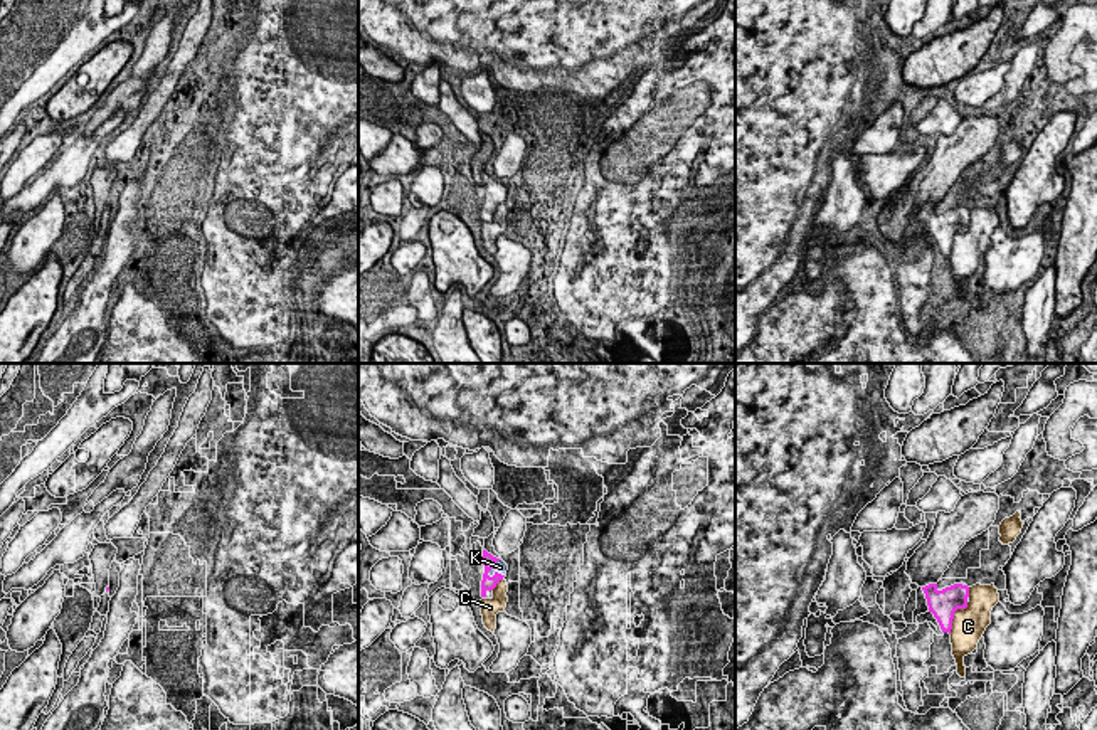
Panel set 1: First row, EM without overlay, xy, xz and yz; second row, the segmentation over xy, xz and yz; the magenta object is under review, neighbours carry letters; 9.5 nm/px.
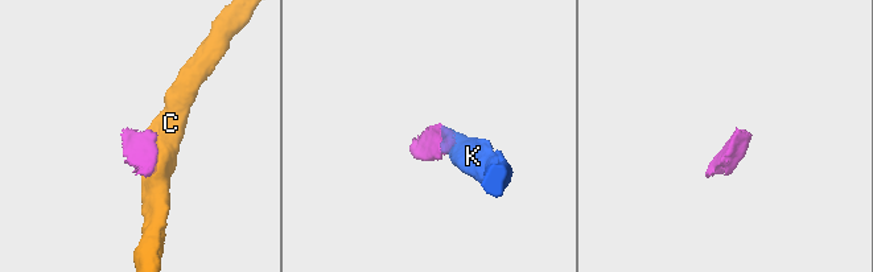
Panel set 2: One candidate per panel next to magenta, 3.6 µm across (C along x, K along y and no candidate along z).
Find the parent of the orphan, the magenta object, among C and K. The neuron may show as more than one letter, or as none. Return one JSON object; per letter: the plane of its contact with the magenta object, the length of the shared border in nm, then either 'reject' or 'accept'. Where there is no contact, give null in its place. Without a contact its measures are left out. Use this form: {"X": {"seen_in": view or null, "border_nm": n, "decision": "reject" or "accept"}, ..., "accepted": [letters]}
{"C": {"seen_in": "yz", "border_nm": 360, "decision": "reject"}, "K": {"seen_in": "xz", "border_nm": 200, "decision": "accept"}, "accepted": ["K"]}

